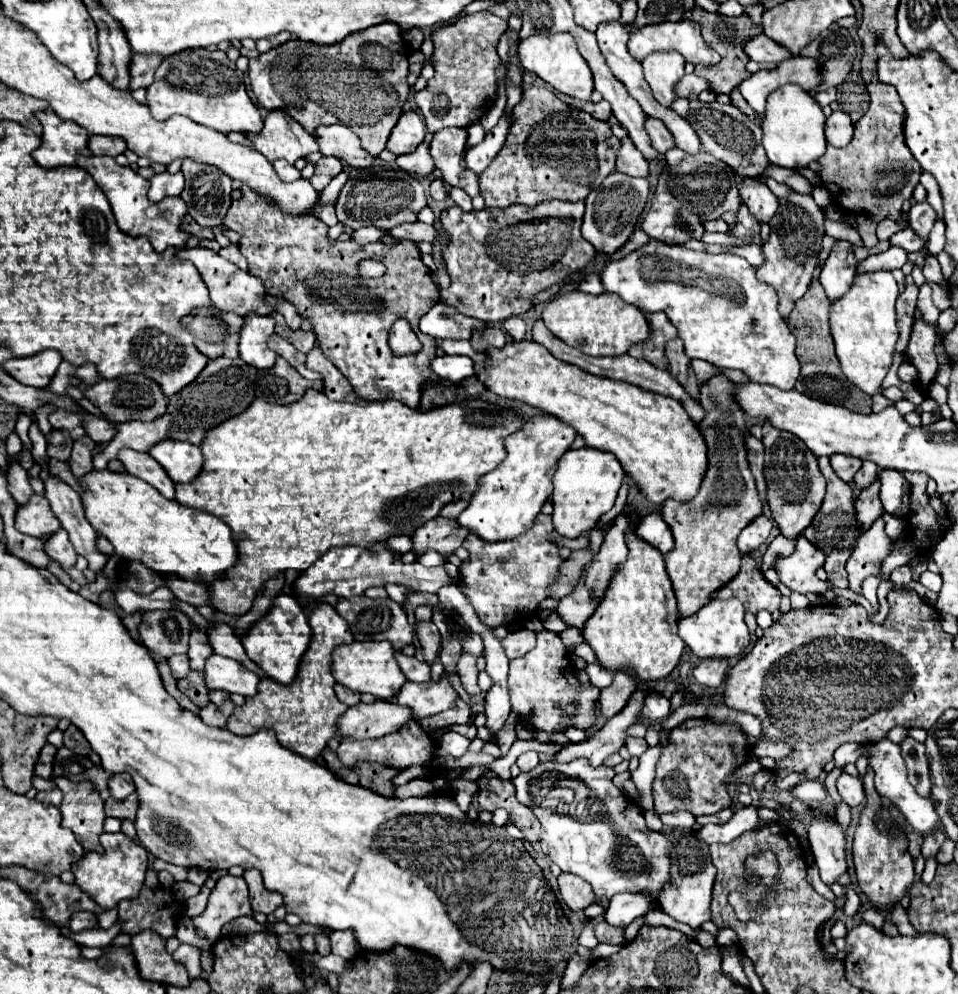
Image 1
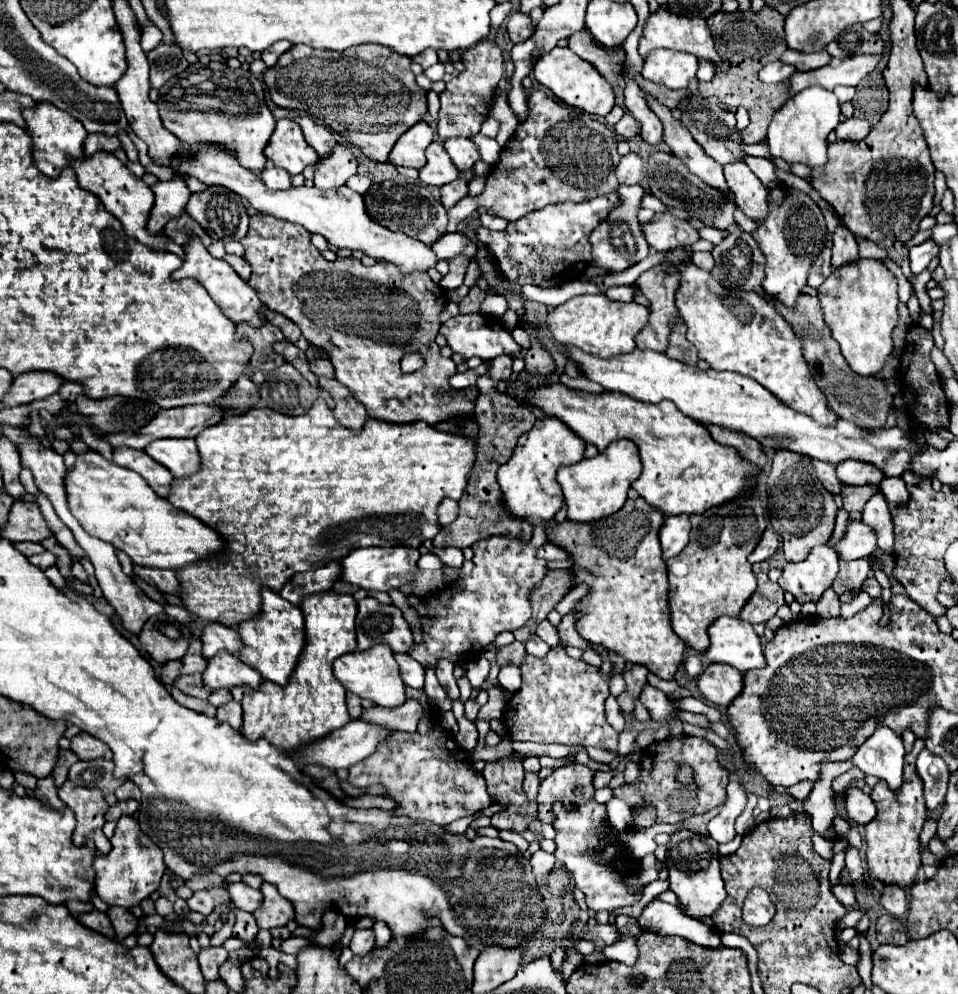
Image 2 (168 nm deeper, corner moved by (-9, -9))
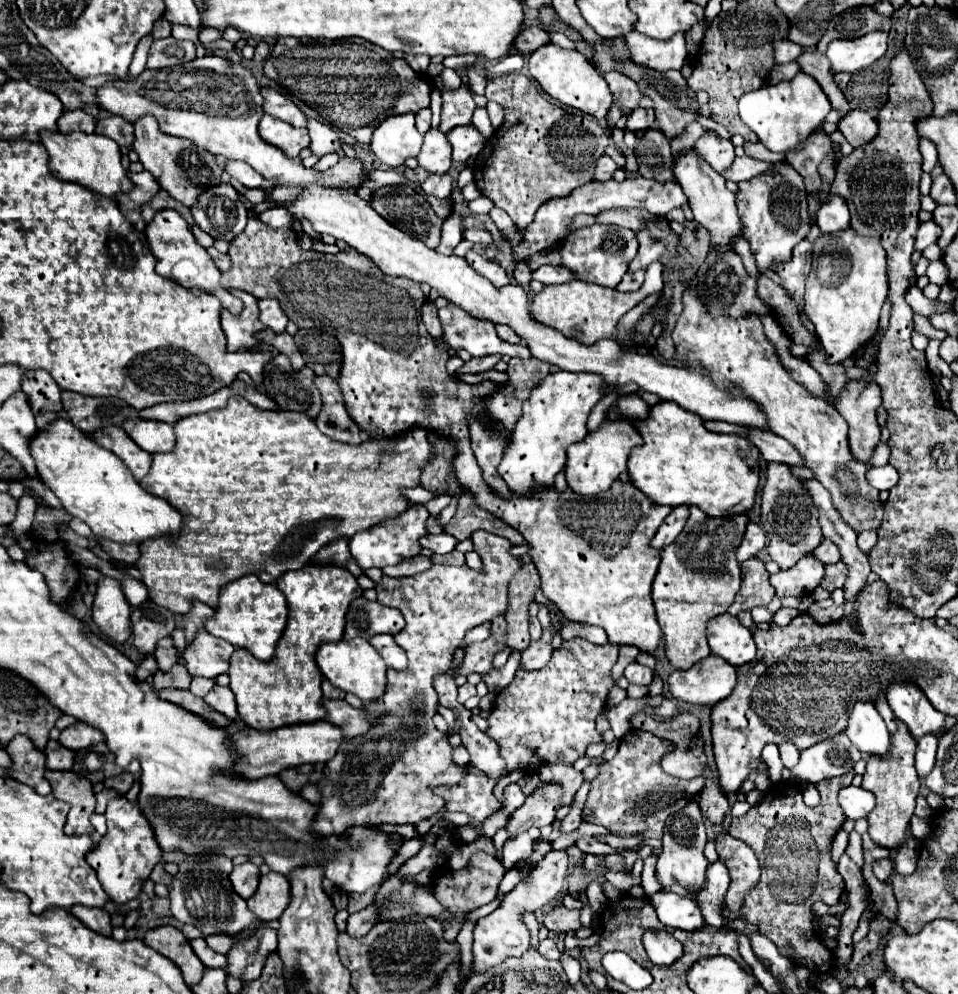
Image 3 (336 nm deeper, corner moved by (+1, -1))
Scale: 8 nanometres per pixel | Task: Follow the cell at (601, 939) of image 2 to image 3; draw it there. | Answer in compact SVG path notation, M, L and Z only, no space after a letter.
M562 904L552 908L546 918L544 918L544 926L548 930L554 930L554 932L560 932L560 934L566 934L566 932L572 932L572 930L580 930L582 928L582 922L580 922L580 910L566 910Z

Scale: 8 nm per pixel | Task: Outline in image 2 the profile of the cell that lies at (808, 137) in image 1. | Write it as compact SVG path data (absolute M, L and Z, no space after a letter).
M822 86L806 88L794 94L786 104L782 104L768 126L768 146L770 154L786 160L788 164L806 164L810 168L826 164L826 138L840 122L840 104L834 92L824 90Z

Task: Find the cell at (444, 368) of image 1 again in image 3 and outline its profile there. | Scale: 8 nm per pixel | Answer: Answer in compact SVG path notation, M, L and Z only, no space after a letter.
M482 356L482 358L472 358L470 362L466 362L456 374L464 374L464 372L484 372L490 368L490 356Z

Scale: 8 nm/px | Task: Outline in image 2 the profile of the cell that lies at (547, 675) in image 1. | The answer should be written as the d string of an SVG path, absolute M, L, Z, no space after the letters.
M556 646L544 658L526 656L520 664L522 670L522 686L508 700L508 712L504 712L504 722L510 730L512 740L532 740L542 744L566 744L566 746L596 746L602 750L616 750L618 732L606 722L604 716L604 700L610 696L608 684L614 674L622 674L626 662L620 656L612 656L612 670L608 674L600 672L596 666L588 666L584 660L574 660L566 654L564 648Z

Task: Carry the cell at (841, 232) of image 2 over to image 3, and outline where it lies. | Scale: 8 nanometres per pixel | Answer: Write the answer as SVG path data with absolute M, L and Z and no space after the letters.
M832 198L830 202L822 204L816 224L822 232L838 232L850 228L850 212L846 210L846 202L842 198Z

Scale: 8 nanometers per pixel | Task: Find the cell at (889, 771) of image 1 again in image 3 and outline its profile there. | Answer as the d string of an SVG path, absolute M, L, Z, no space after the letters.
M858 702L852 710L848 728L848 738L866 756L890 756L890 734L878 710L870 702Z

